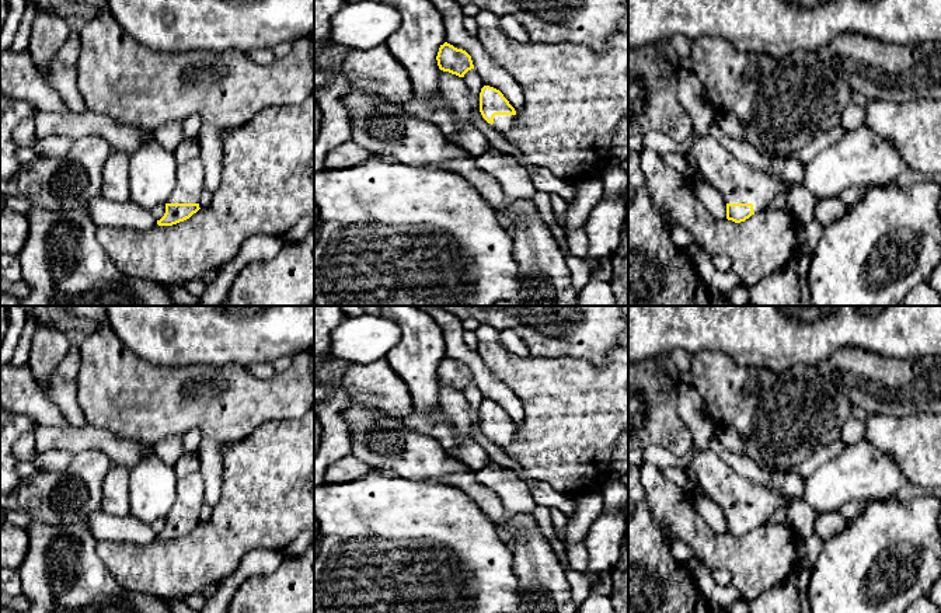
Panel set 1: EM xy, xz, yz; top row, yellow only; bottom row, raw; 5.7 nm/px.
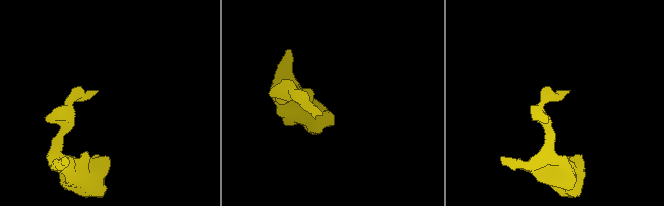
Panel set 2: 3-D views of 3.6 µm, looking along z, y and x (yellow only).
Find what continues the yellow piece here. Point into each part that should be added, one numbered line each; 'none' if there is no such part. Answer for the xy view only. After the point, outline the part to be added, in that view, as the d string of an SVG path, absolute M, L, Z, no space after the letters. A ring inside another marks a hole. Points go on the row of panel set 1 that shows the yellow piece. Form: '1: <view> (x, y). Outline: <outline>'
1: xy (190, 184). Outline: M199 157L177 164L177 184L167 203L199 203L205 189L205 168Z

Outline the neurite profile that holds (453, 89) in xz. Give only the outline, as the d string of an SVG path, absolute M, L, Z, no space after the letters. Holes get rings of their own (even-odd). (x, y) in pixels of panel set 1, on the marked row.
M440 70L438 86L449 102L459 125L473 125L473 105L470 91L463 77Z

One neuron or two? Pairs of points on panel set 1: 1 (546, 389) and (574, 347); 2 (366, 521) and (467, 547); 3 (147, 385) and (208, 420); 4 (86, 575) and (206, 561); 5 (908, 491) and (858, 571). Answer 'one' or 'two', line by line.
1: two
2: one
3: one
4: two
5: two

